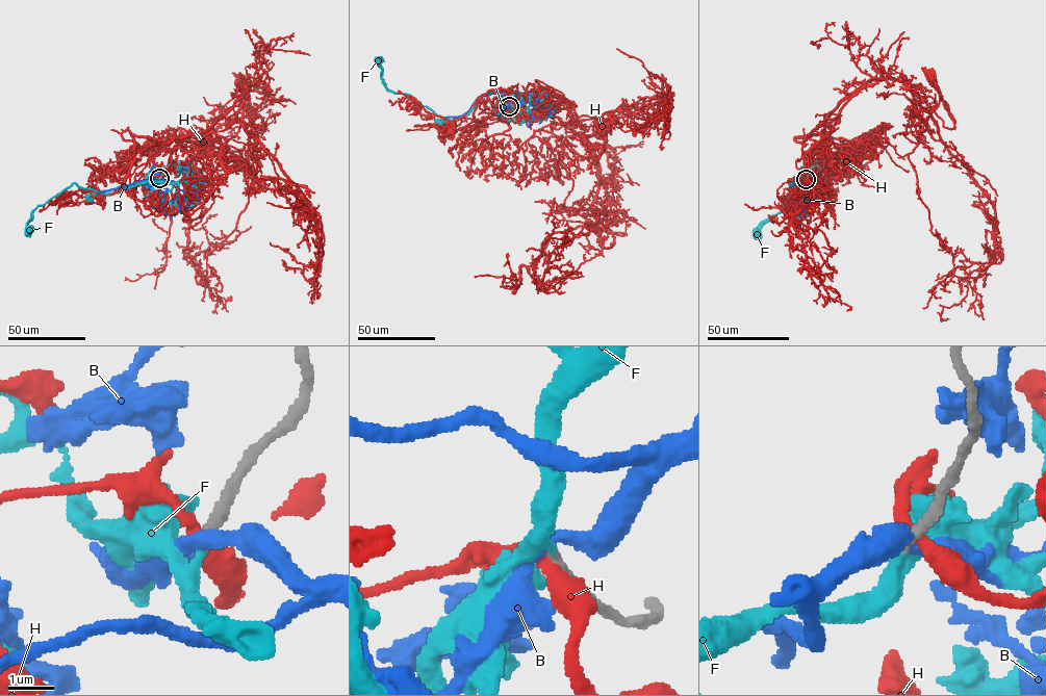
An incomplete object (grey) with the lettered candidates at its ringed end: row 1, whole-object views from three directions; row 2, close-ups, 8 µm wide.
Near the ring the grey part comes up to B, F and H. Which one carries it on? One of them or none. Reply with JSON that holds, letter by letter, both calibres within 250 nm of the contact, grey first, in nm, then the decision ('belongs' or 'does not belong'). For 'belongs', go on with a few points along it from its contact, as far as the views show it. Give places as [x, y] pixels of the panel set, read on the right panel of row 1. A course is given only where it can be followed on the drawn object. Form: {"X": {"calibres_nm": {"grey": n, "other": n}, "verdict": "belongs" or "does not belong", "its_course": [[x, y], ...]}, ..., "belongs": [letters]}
{"B": {"calibres_nm": {"grey": 240, "other": 320}, "verdict": "does not belong"}, "F": {"calibres_nm": {"grey": 240, "other": 240}, "verdict": "belongs", "its_course": [[805, 179], [790, 183], [796, 188], [820, 194], [805, 183], [794, 194], [789, 206], [769, 218], [758, 232]]}, "H": {"calibres_nm": {"grey": 280, "other": 320}, "verdict": "does not belong"}, "belongs": ["F"]}

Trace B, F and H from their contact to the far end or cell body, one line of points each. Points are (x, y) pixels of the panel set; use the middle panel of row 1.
B: (509, 106), (520, 97), (518, 94), (491, 93), (479, 97), (461, 116), (448, 117)
F: (509, 106), (516, 92), (491, 92), (479, 98), (466, 114), (445, 120), (411, 96), (388, 89), (378, 60)
H: (509, 106), (482, 99), (474, 117), (508, 97), (583, 140), (613, 243), (591, 225)

